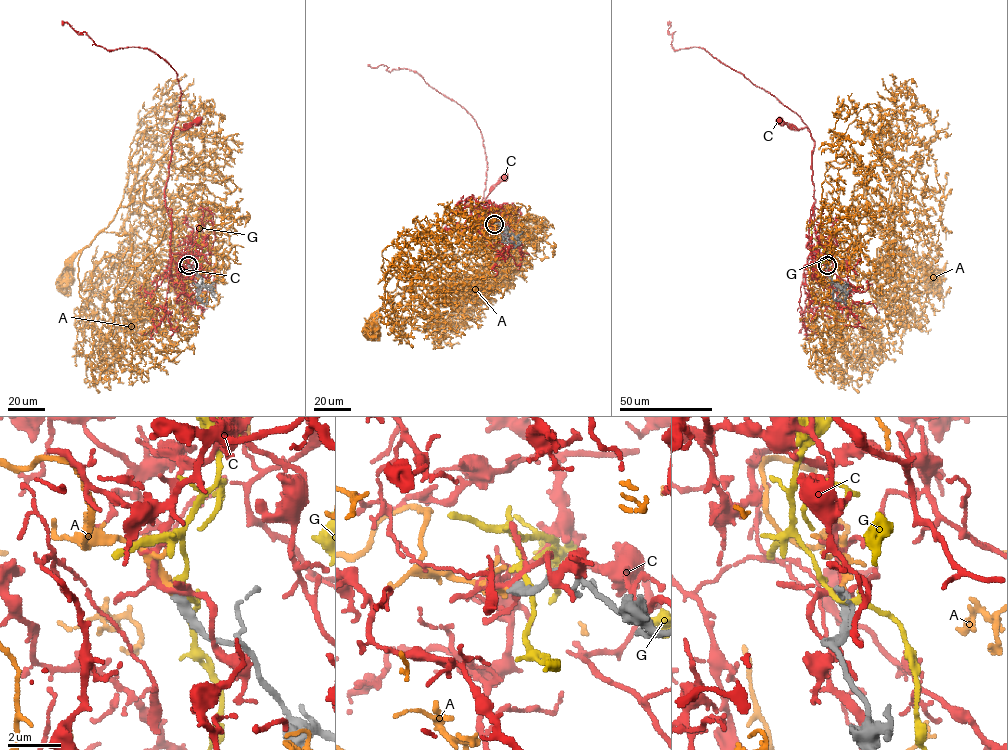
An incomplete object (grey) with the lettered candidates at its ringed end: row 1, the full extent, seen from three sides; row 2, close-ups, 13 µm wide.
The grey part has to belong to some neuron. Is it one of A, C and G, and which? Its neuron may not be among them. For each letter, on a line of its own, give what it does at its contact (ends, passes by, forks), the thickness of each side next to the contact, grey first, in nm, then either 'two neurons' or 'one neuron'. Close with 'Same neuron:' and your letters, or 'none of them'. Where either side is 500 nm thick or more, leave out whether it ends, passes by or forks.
A: it ends there; 440 nm thick on the grey side, 260 nm on the other; one neuron
C: it forks there; 420 nm thick on the grey side, 170 nm on the other; two neurons
G: it passes by; 460 nm thick on the grey side, 190 nm on the other; two neurons
Same neuron: A

